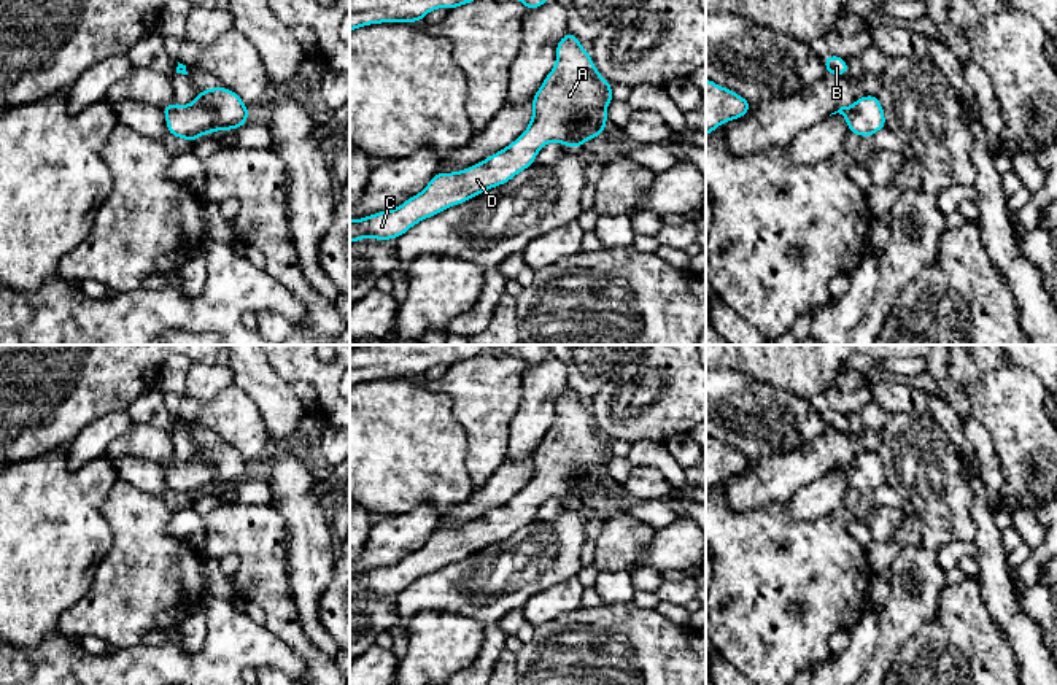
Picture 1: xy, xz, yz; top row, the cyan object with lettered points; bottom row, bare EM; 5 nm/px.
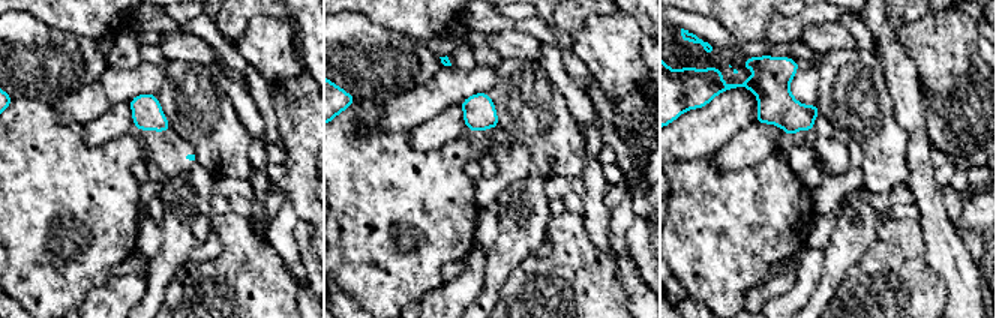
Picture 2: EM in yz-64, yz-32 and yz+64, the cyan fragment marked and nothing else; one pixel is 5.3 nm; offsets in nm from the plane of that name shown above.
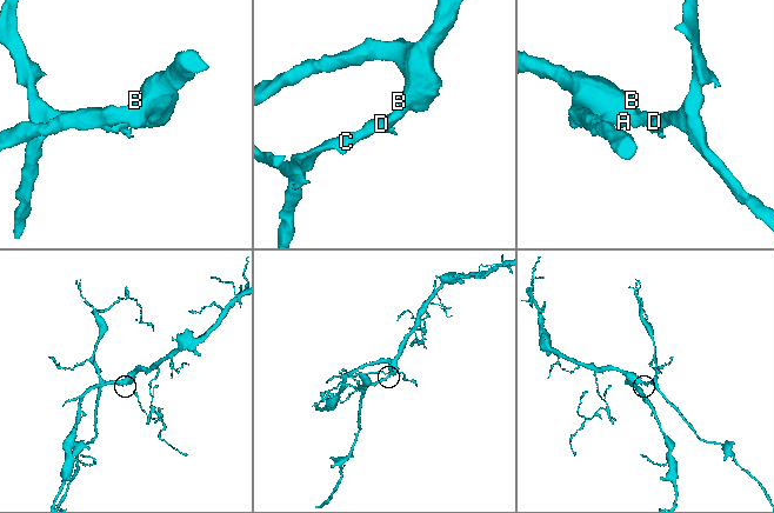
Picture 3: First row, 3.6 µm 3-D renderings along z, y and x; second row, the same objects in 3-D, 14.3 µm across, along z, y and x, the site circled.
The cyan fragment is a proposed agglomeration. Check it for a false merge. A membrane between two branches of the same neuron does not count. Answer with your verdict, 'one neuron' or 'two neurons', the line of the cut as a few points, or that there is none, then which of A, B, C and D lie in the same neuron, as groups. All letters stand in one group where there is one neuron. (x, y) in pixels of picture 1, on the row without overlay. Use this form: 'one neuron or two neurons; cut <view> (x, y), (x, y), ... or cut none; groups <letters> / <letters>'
one neuron; cut none; groups A B C D

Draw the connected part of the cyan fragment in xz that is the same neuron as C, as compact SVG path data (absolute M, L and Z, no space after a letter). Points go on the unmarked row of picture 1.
M574 389L556 401L556 418L532 453L526 486L507 504L461 528L439 528L428 542L401 563L350 575L350 599L361 594L399 594L420 577L510 537L534 520L540 504L556 497L579 504L602 491L612 440L596 426Z

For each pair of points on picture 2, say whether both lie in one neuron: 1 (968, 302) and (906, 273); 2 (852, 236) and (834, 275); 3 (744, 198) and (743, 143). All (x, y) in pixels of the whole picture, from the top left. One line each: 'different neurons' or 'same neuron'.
1: different neurons
2: same neuron
3: different neurons

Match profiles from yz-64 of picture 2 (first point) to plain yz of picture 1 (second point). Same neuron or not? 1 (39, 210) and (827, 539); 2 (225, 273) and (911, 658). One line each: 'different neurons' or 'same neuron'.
1: same neuron
2: same neuron

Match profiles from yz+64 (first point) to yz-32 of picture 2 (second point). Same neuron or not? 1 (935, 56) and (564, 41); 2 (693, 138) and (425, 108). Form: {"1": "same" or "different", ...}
{"1": "different", "2": "same"}

